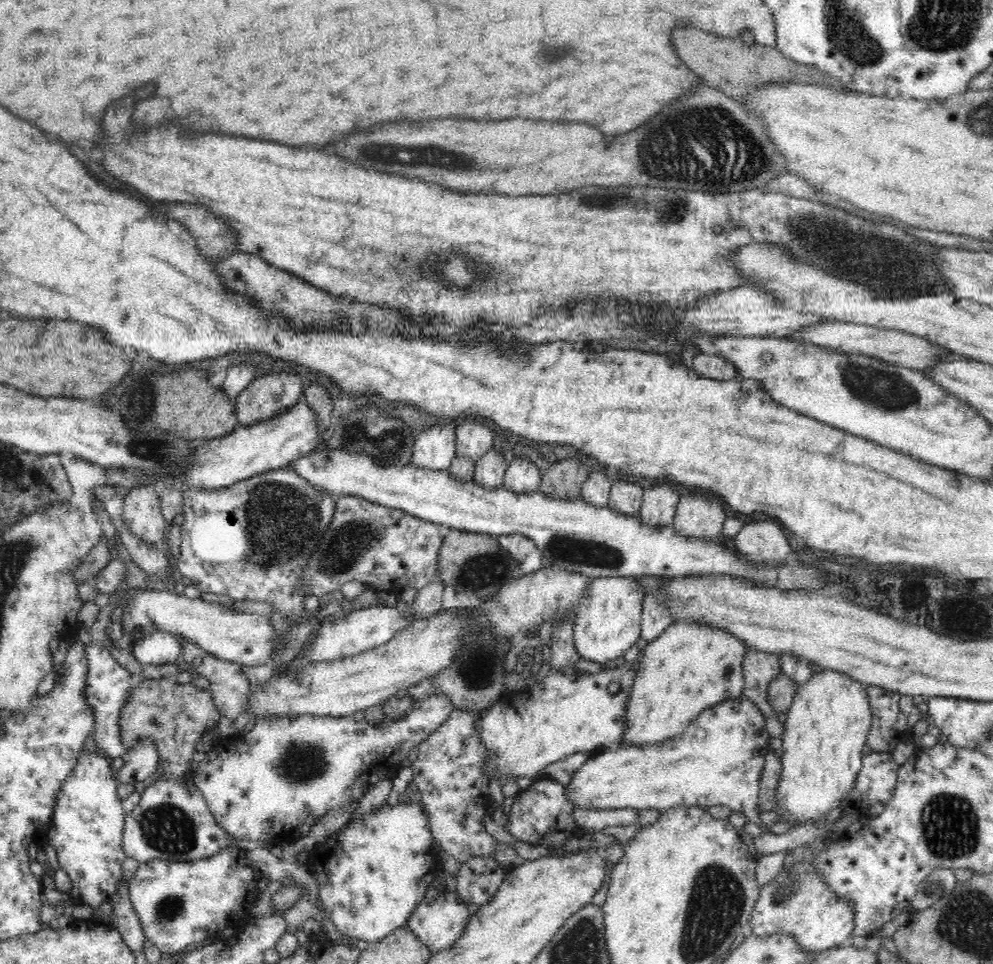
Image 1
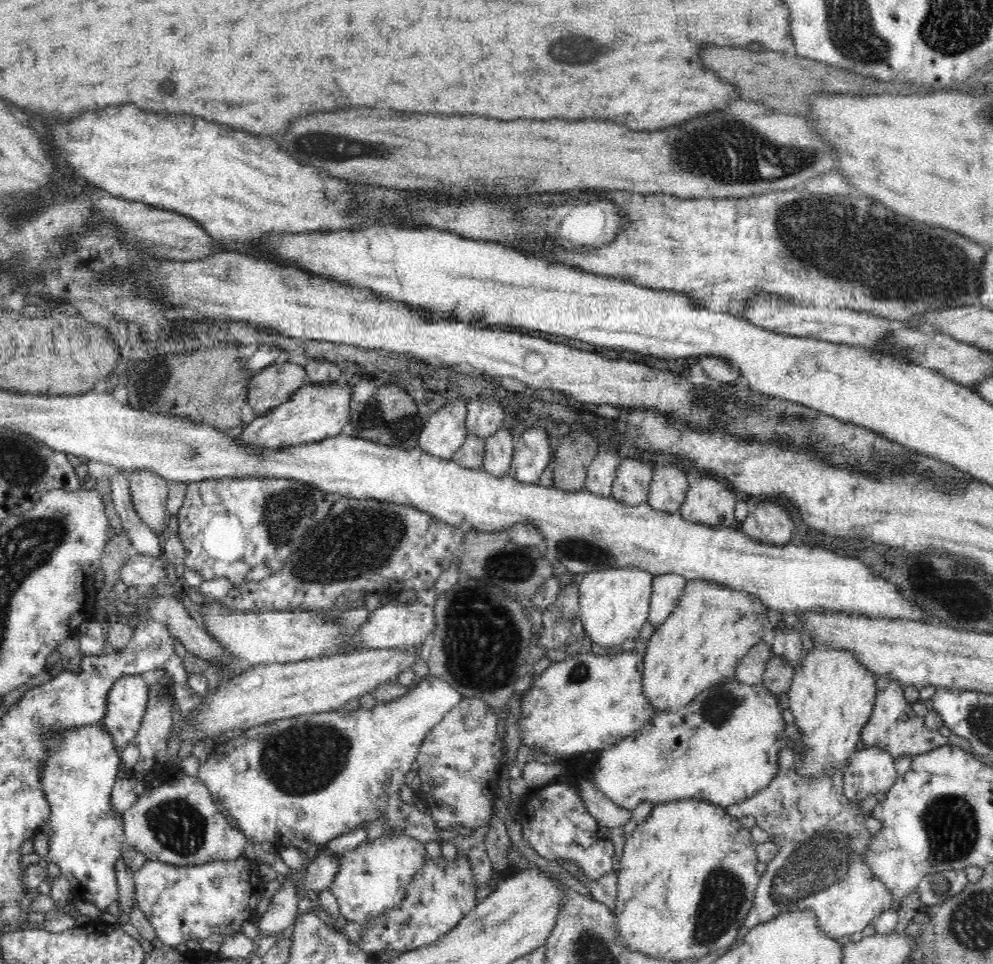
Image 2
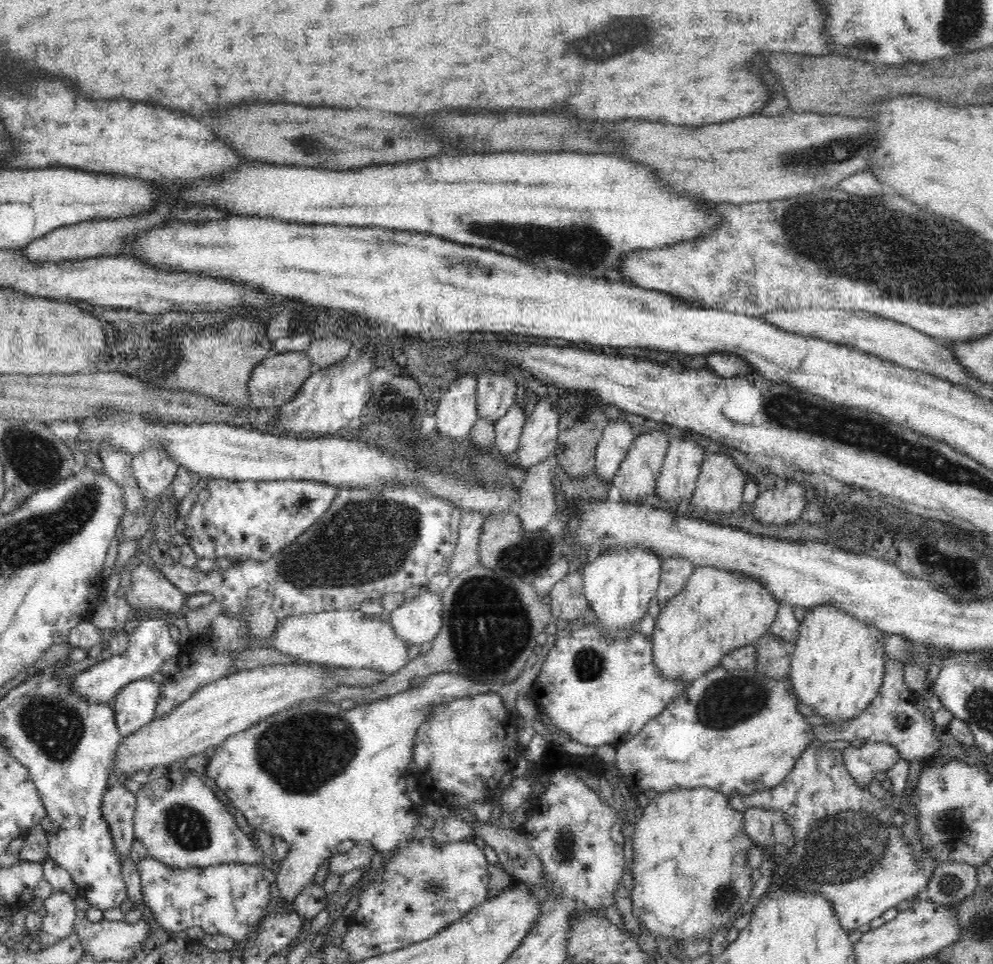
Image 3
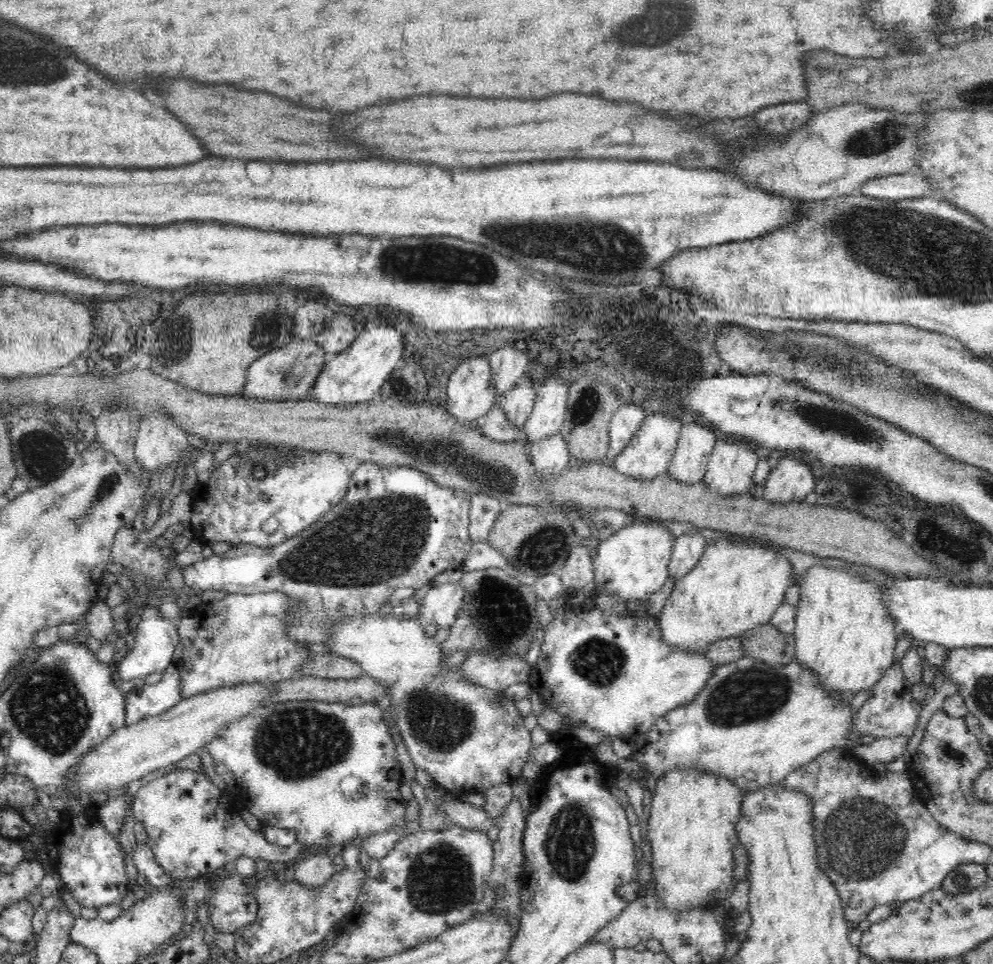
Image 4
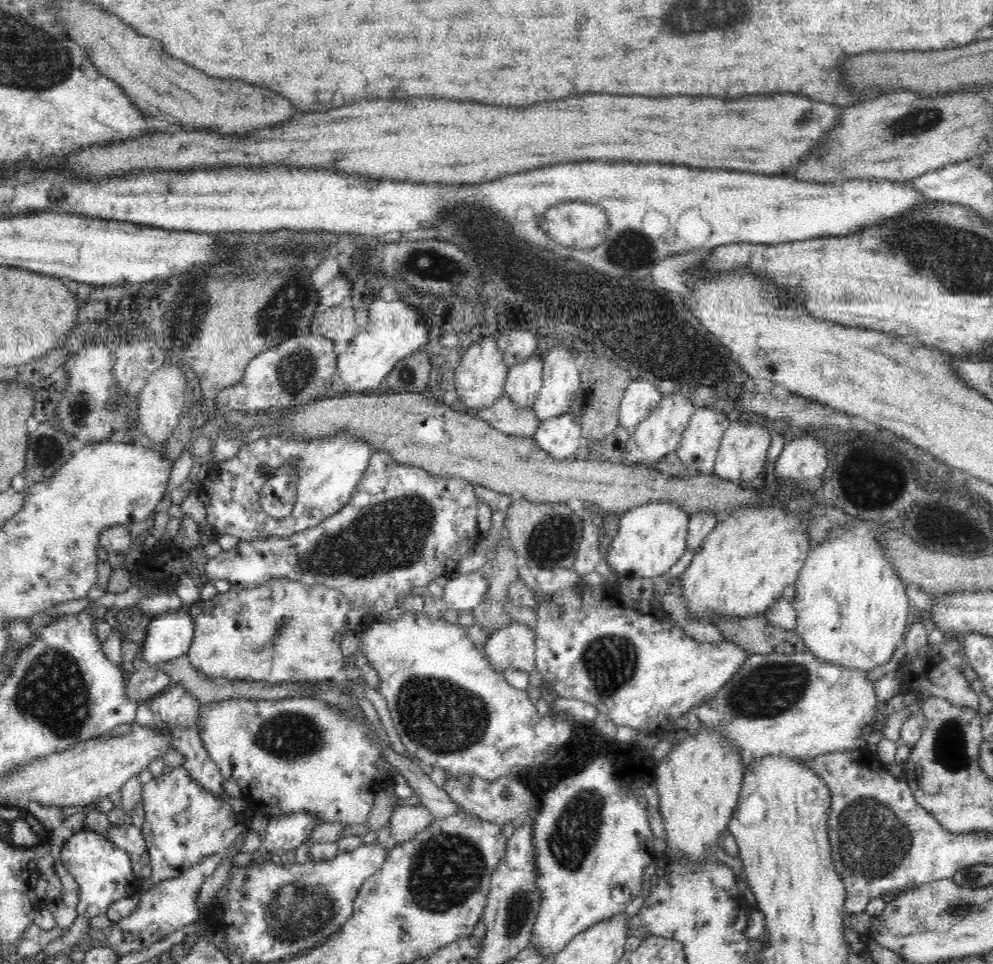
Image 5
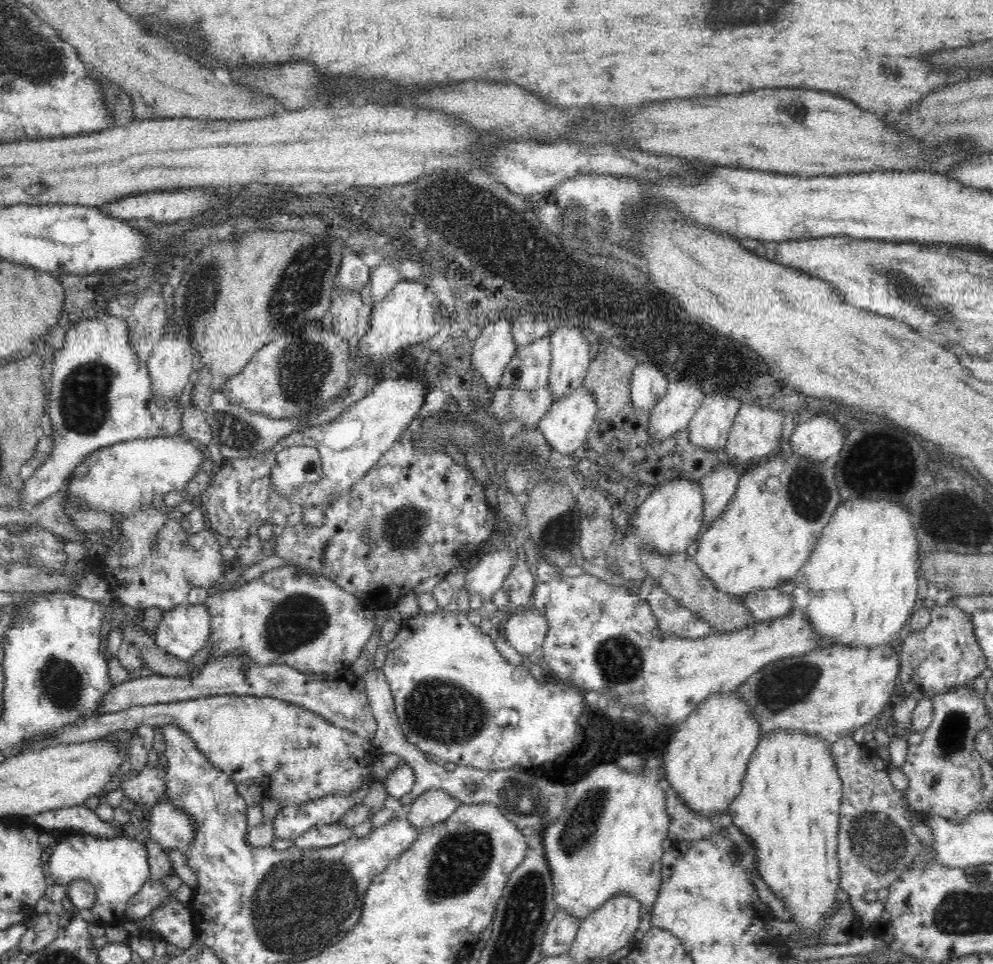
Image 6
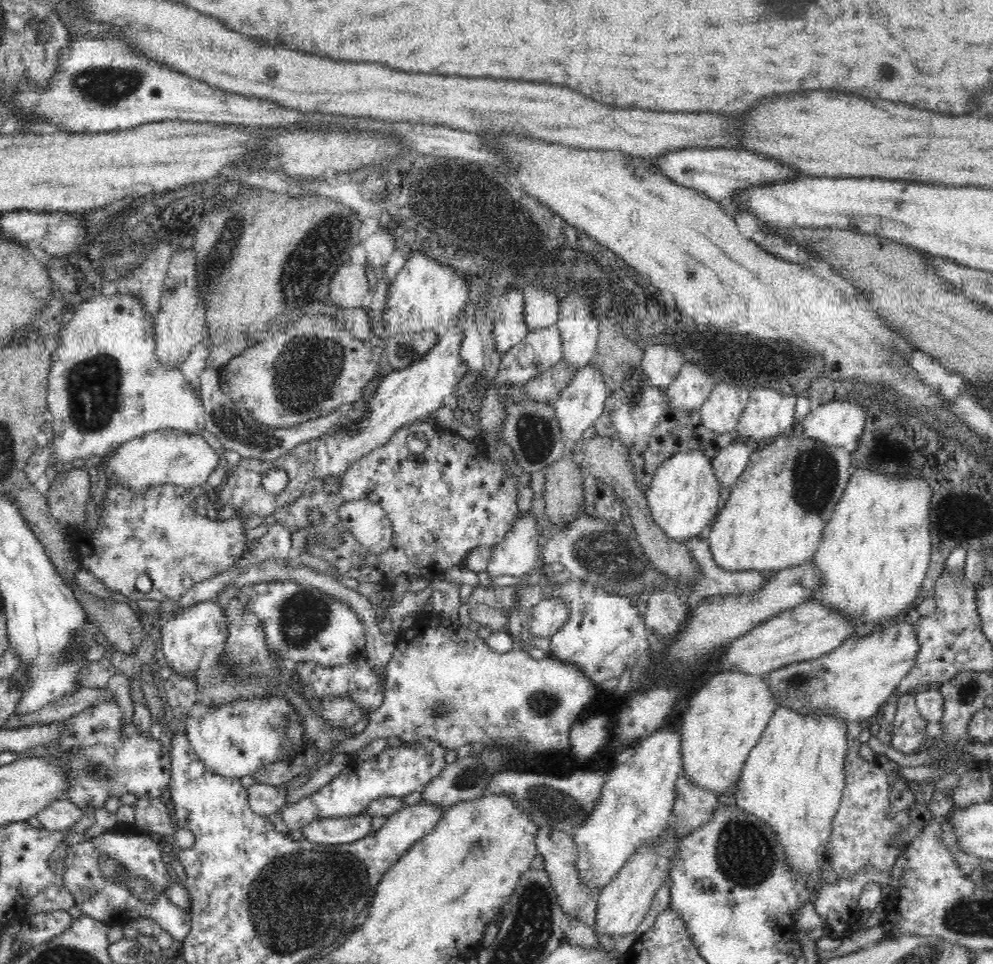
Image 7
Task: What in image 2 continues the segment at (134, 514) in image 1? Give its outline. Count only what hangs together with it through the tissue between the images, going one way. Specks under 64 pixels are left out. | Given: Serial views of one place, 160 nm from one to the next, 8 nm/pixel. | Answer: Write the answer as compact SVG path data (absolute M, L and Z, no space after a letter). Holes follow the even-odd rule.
M148 469L131 472L128 477L134 508L154 531L160 533L164 517L168 516L166 498L168 498L169 480Z

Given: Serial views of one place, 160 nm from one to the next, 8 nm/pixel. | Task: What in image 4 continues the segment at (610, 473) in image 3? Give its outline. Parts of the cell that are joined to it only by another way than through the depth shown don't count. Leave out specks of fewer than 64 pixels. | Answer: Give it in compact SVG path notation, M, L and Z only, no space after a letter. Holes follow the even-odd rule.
M634 401L621 404L621 408L614 414L608 436L610 437L609 451L605 461L611 463L613 458L626 448L630 439L640 430L647 411L642 404L635 404Z

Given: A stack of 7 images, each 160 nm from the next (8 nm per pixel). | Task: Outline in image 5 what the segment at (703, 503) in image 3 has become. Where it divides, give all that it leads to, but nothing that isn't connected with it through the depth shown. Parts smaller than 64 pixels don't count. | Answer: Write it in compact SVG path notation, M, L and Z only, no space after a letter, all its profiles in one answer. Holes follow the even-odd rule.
M744 420L730 422L717 452L713 474L722 479L736 482L763 476L762 470L766 466L768 448L772 444L772 435L775 431L774 427L762 426L758 422L744 422Z

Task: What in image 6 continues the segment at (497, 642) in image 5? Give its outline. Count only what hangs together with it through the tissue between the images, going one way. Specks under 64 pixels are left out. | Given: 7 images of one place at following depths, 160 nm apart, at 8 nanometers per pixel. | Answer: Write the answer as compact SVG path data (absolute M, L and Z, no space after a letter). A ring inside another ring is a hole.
M535 606L531 610L519 609L506 620L501 632L522 656L530 656L541 649L548 634L548 617L538 613Z

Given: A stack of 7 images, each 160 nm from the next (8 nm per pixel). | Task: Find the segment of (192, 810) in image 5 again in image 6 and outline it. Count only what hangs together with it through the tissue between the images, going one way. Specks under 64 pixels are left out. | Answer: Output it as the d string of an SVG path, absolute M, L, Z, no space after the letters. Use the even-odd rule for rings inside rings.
M166 796L153 806L147 817L145 829L150 840L158 843L166 854L172 850L183 852L192 842L194 823L184 813L178 813Z

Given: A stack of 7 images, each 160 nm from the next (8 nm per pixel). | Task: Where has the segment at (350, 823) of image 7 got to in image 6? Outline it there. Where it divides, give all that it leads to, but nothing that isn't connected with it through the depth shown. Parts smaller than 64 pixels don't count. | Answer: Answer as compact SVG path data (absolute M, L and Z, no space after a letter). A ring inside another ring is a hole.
M338 822L320 824L320 826L312 826L310 830L295 838L294 845L304 848L334 846L352 837L354 837L354 826L338 824Z

